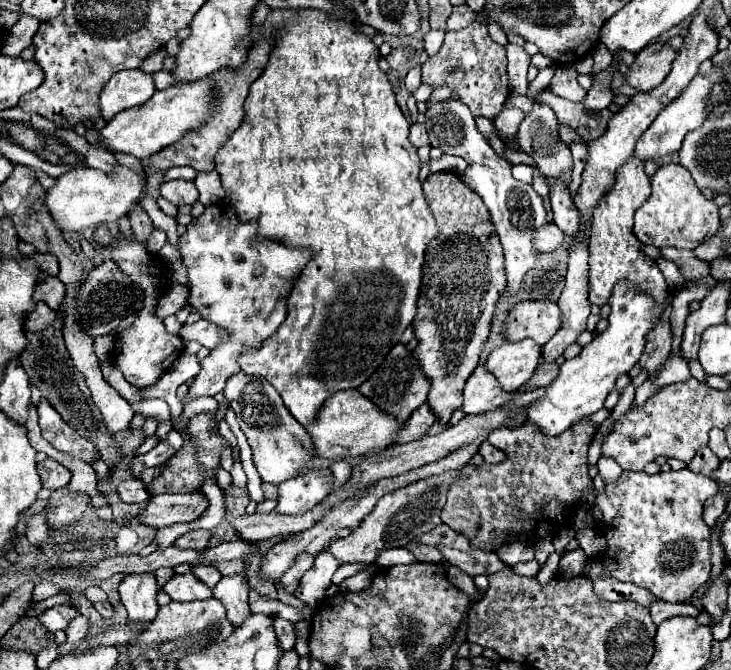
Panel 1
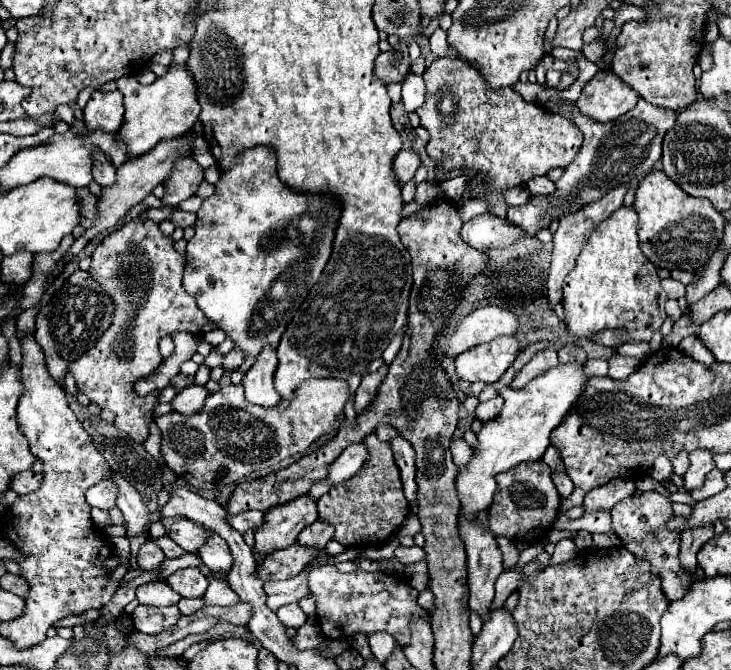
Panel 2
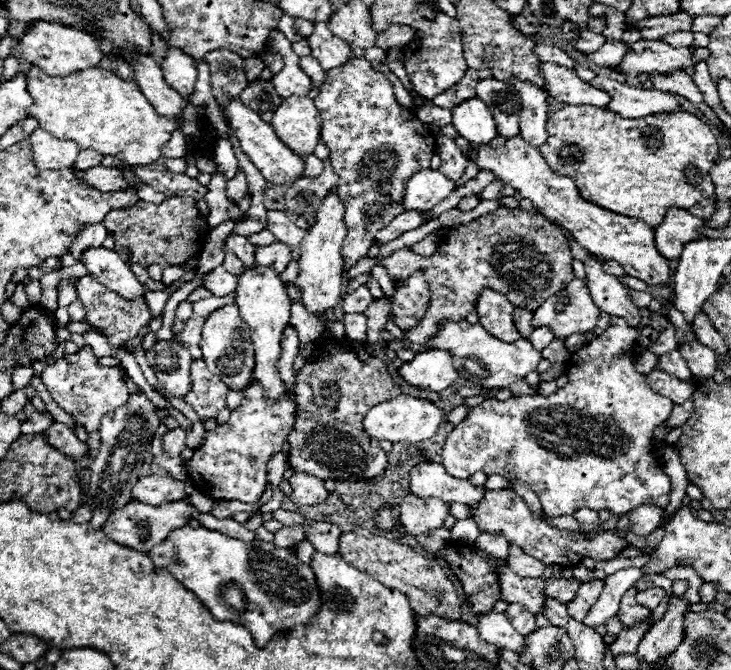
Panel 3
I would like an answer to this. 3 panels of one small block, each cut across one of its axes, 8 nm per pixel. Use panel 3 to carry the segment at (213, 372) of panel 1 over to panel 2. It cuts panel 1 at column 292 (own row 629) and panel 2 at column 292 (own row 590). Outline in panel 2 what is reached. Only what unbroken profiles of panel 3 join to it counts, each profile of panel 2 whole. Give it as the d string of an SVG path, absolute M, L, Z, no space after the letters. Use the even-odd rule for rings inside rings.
M254 146L244 150L232 170L224 170L216 192L202 202L196 218L196 234L188 240L186 266L184 266L184 290L196 298L198 308L210 318L246 356L258 356L266 346L276 348L286 326L298 312L308 290L318 282L330 252L340 218L340 206L336 198L324 194L298 194L278 180L276 156L268 146ZM296 226L300 230L298 240L284 238L284 230Z

